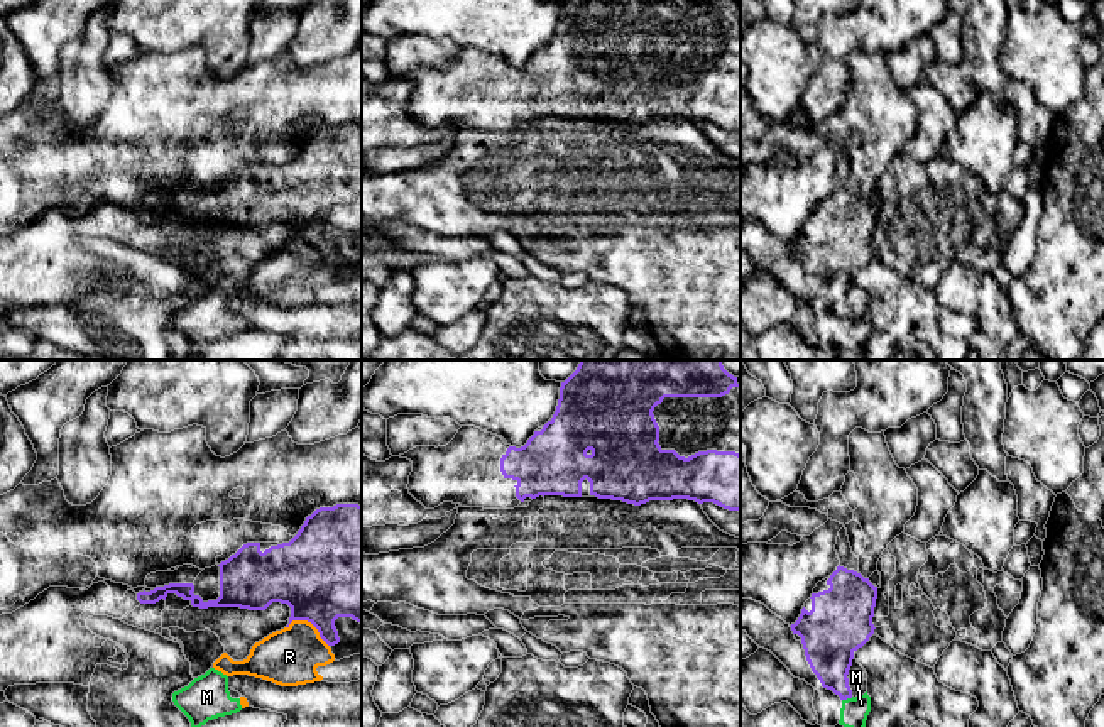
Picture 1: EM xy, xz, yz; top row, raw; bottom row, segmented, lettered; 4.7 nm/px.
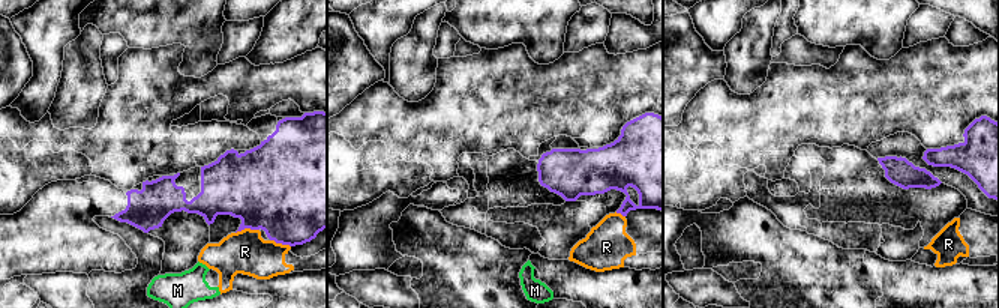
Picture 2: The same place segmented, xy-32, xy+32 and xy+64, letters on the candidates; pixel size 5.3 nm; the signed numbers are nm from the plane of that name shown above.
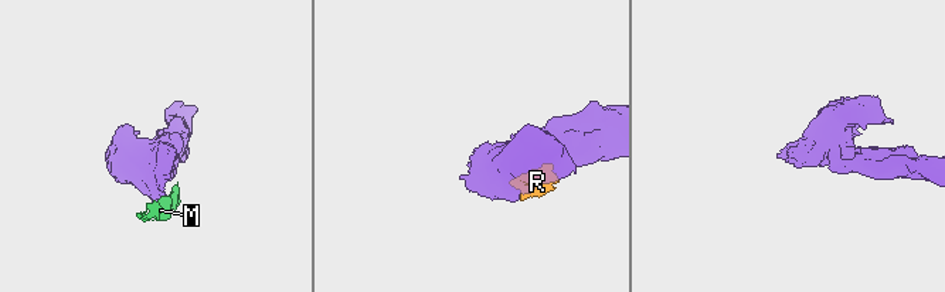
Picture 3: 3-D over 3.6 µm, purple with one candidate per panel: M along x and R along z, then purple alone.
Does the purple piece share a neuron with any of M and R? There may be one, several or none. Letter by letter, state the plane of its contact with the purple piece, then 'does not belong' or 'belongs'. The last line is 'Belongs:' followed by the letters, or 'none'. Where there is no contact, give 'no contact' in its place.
M: yz | does not belong
R: xy | does not belong
Belongs: none

